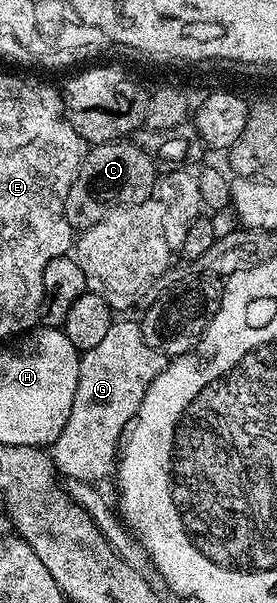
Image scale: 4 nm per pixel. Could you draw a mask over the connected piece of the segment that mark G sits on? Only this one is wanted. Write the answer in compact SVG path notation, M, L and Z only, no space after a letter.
M136 320L134 322L113 321L110 332L106 332L106 337L102 339L102 344L81 353L78 388L74 392L74 404L70 408L70 416L60 435L50 443L50 457L57 475L63 476L68 482L93 484L100 484L103 478L113 477L122 439L131 427L136 413L140 411L140 405L146 396L146 388L150 388L150 384L164 370L165 365L165 354L146 344L140 331L140 322Z

